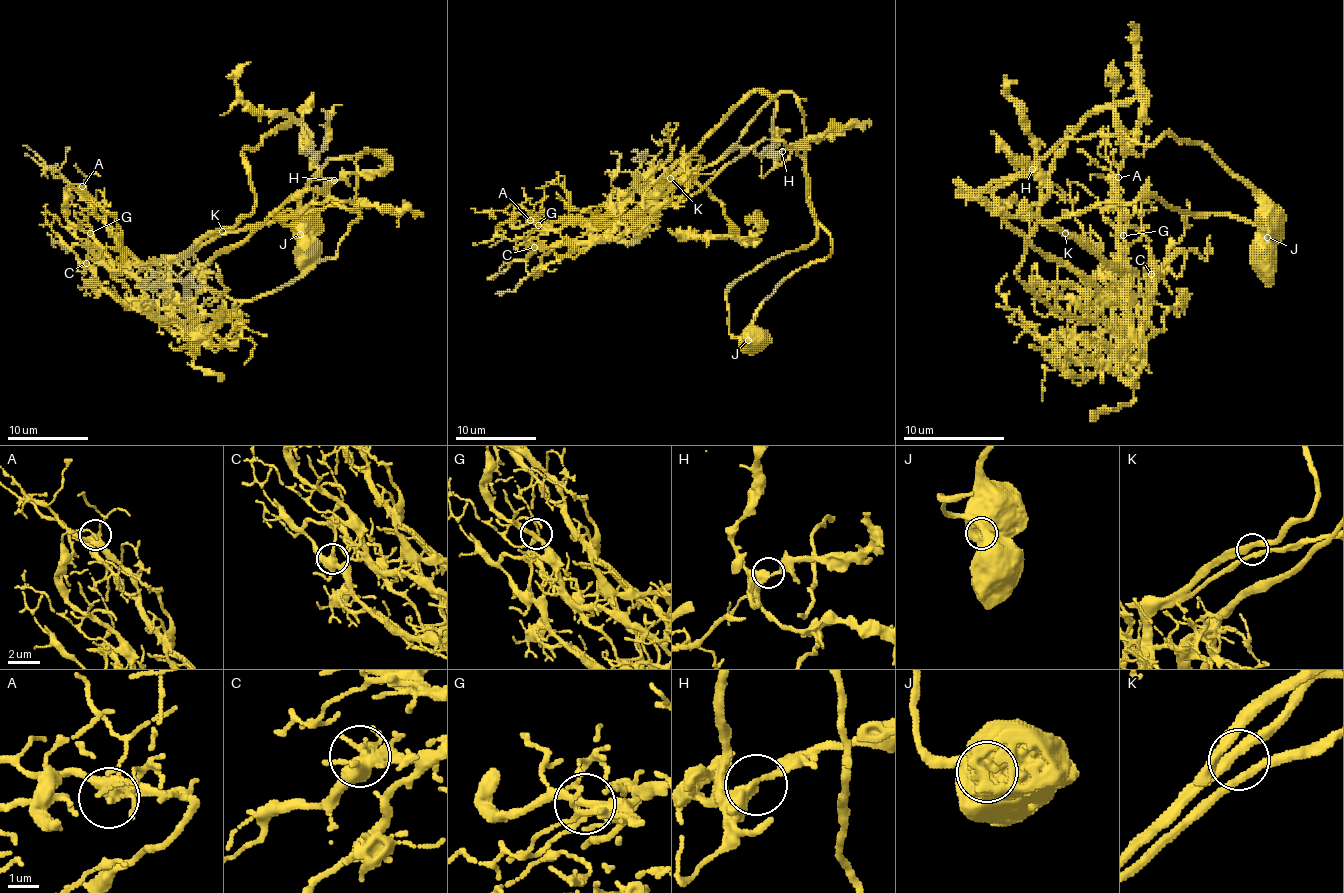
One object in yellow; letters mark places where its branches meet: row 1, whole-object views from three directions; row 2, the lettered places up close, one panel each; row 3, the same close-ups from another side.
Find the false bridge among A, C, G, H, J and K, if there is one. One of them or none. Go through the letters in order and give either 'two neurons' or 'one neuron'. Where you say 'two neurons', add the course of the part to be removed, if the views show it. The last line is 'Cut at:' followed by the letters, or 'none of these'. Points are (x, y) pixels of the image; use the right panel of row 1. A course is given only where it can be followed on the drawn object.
A: one neuron
C: one neuron
G: one neuron
H: one neuron
J: two neurons; foreign part runs (1268, 238), (1144, 195), (1045, 220), (1017, 276), (1083, 319), (1116, 299), (956, 182), (1047, 190), (999, 215)
K: one neuron
Cut at: J

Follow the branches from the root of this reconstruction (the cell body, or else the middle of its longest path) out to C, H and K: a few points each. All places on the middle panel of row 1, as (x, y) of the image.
C: (617, 225), (609, 235), (597, 237), (591, 243), (534, 247)
H: (617, 225), (644, 208), (676, 180), (688, 178), (713, 166), (774, 97), (774, 149), (782, 151)
K: (617, 225), (670, 178)

